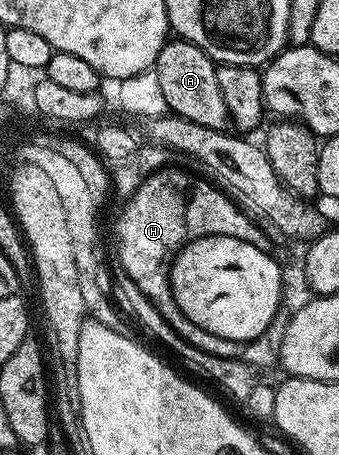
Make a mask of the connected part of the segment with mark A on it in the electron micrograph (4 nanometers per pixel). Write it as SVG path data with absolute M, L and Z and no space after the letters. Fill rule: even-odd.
M166 41L165 47L159 52L155 67L159 88L163 88L163 96L167 100L169 110L178 118L186 118L207 128L225 130L229 113L227 104L223 104L223 92L219 88L217 66L213 59L194 42L173 41Z

